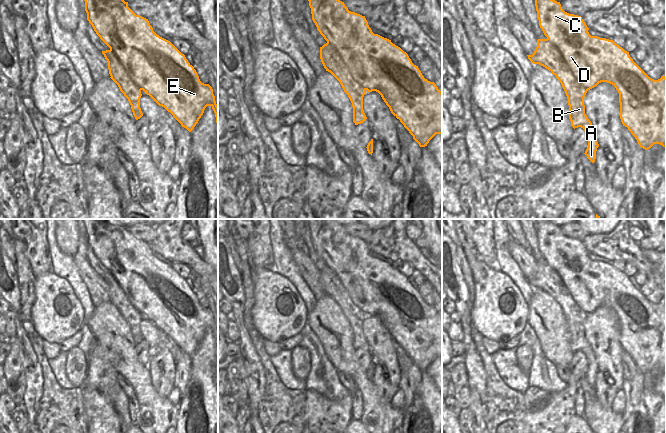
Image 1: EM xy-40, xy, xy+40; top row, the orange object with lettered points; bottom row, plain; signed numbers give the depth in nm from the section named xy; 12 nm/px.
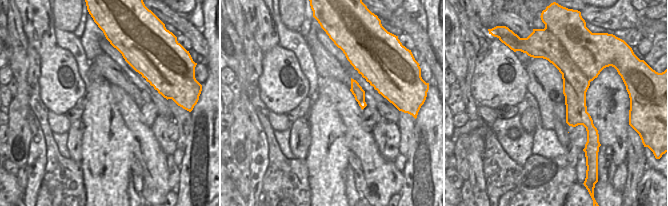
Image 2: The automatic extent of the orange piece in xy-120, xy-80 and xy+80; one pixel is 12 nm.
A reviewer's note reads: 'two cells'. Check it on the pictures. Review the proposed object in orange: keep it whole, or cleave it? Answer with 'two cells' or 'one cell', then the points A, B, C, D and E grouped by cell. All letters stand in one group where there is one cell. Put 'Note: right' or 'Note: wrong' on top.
Note: right
two cells; groups A B / C D E

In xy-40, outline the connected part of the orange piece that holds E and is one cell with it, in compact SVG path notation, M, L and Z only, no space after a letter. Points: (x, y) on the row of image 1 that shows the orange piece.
M84 0L87 20L92 25L100 39L113 51L123 65L129 78L141 90L149 95L159 106L164 107L173 117L191 132L204 113L207 106L211 106L218 126L218 105L215 101L213 89L209 84L200 81L194 67L170 41L160 37L150 25L148 19L136 15L124 0Z

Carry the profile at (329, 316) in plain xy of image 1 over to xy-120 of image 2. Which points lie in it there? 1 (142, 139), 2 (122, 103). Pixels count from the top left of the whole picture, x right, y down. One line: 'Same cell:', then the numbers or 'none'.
Same cell: 1, 2

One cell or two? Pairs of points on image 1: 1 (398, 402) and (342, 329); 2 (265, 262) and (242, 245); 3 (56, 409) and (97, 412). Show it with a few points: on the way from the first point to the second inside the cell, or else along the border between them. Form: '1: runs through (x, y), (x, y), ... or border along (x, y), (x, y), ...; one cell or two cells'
1: border along (390, 402), (394, 407), (401, 408); two cells
2: border along (236, 230), (247, 242), (252, 261), (256, 266); two cells
3: border along (80, 388), (83, 411), (87, 422); two cells

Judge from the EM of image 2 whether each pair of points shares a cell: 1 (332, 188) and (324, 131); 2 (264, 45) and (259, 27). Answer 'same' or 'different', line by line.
1: same
2: same

